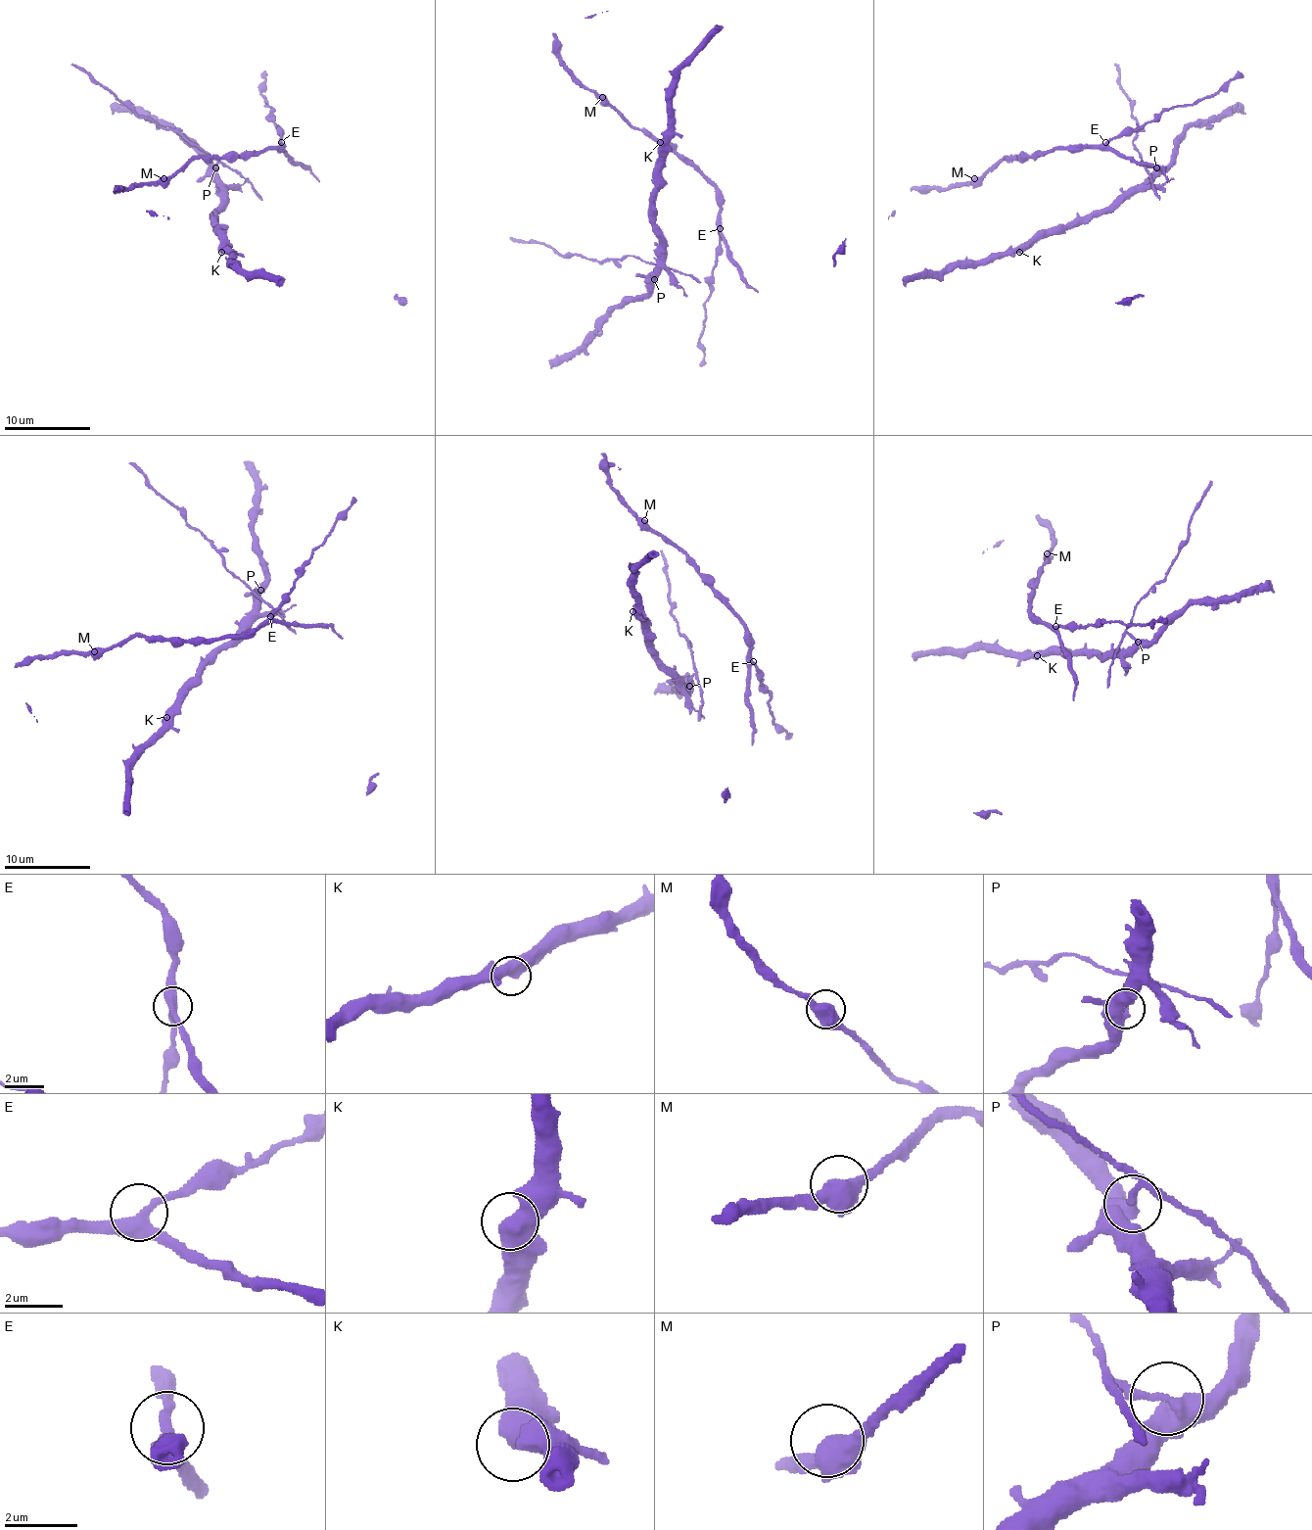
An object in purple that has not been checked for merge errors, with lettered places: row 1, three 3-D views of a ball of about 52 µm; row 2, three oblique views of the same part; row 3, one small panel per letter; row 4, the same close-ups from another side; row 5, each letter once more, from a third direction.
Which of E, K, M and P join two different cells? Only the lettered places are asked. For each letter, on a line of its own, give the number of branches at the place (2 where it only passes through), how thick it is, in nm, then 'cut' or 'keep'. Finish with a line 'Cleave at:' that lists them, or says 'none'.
E: 3 branches meet; 360 nm thick; keep
K: 2 branches meet; 480 nm thick; keep
M: 3 branches meet; 480 nm thick; keep
P: 2 branches meet; 360 nm thick; cut
Cleave at: P

